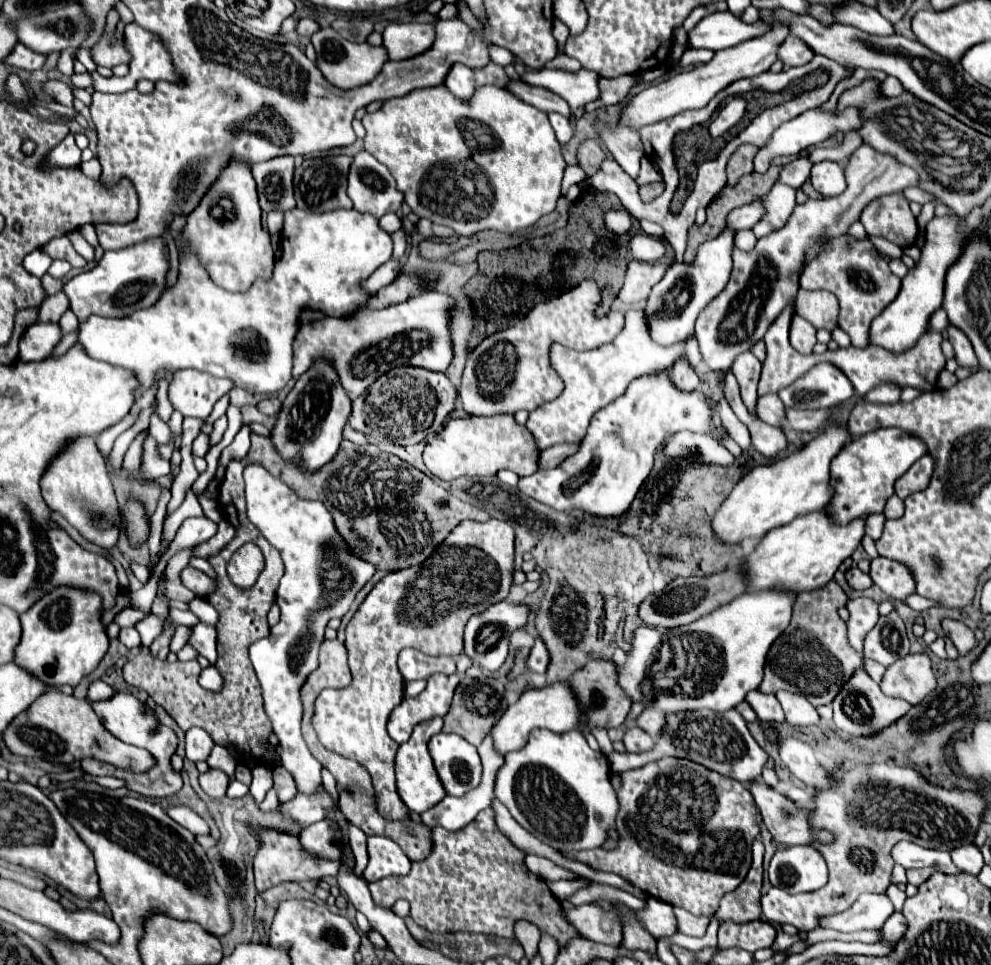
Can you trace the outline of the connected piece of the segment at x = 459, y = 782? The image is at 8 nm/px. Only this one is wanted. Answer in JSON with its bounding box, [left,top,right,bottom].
[429,732,481,796]

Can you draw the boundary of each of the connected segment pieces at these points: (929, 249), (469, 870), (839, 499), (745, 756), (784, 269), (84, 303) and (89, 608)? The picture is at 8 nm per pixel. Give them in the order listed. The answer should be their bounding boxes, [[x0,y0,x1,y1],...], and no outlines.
[[869,216,963,354],[369,810,585,948],[825,428,927,526],[609,708,767,784],[695,144,917,370],[63,238,169,322],[13,588,109,688]]

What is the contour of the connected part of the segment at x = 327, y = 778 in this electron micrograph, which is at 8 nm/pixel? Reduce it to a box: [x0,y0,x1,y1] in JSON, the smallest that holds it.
[322,768,341,812]

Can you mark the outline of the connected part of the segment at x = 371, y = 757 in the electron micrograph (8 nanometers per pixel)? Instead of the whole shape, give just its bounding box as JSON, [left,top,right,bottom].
[313,520,515,822]

